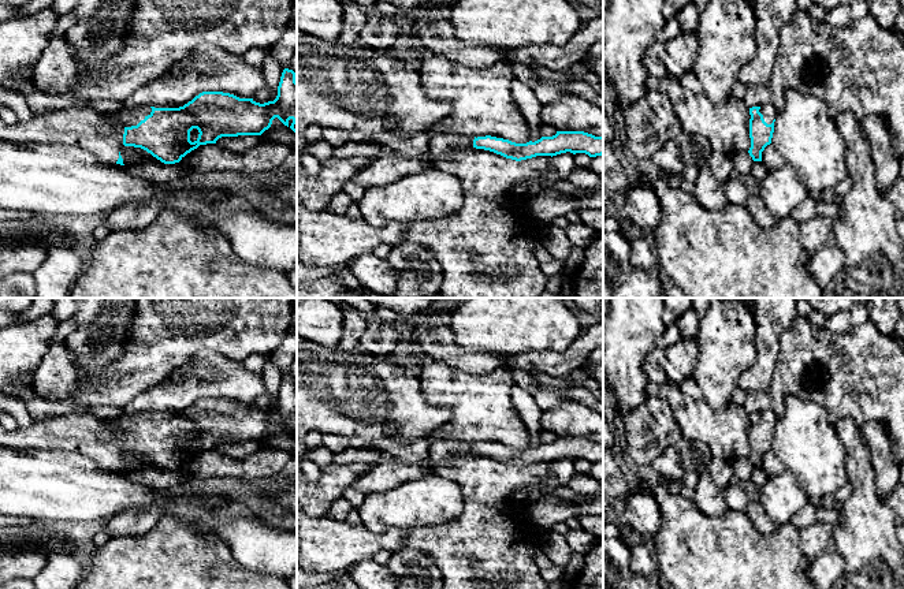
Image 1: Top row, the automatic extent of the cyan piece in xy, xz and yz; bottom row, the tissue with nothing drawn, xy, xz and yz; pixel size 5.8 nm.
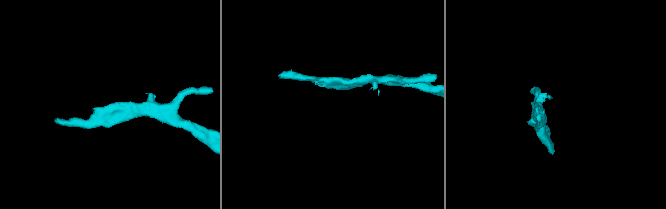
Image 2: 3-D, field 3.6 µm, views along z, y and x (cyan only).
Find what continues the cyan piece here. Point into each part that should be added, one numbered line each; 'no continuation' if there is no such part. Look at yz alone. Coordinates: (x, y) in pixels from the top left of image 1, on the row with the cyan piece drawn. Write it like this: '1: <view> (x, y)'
1: yz (769, 114)

